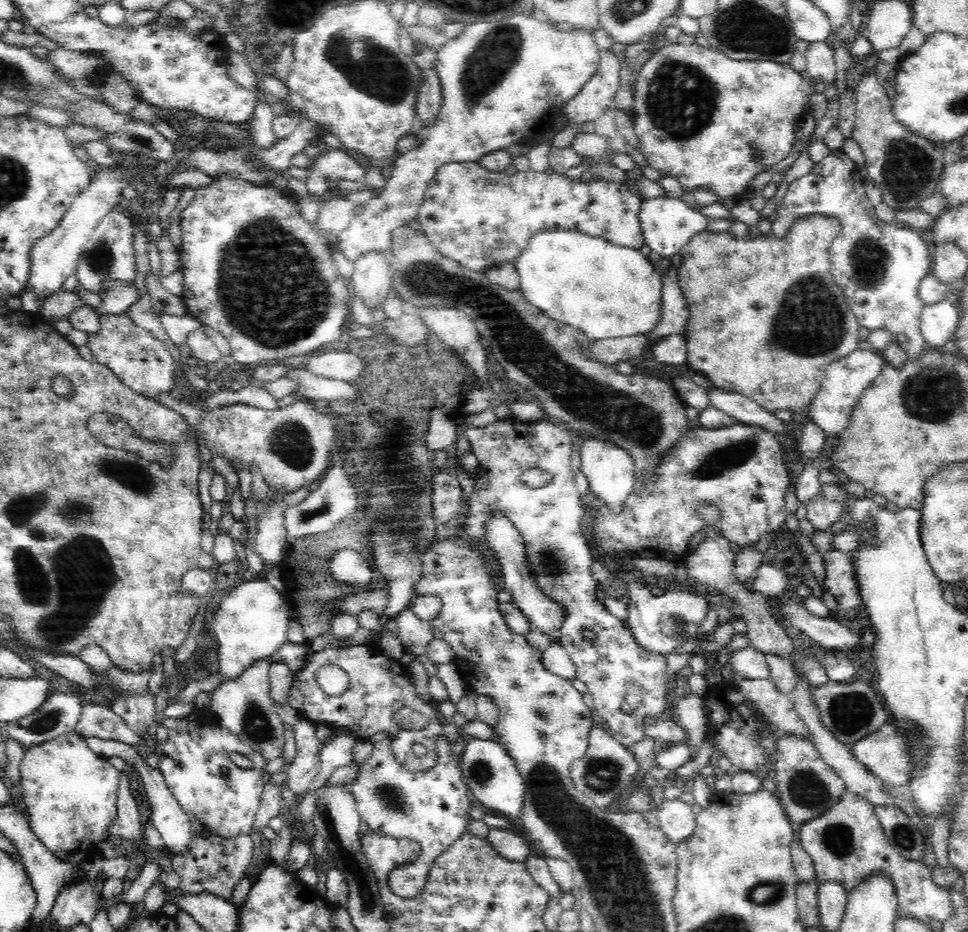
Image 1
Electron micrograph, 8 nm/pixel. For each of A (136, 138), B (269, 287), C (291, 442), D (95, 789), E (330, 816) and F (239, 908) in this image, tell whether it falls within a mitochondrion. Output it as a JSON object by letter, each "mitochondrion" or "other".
{"A":"mitochondrion","B":"mitochondrion","C":"mitochondrion","D":"other","E":"mitochondrion","F":"other"}

